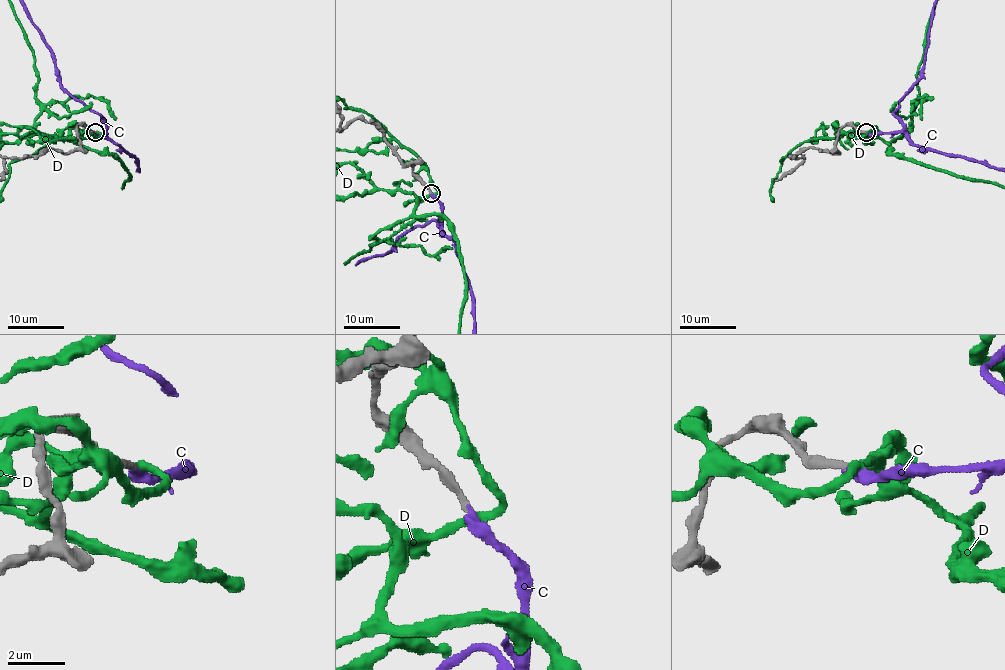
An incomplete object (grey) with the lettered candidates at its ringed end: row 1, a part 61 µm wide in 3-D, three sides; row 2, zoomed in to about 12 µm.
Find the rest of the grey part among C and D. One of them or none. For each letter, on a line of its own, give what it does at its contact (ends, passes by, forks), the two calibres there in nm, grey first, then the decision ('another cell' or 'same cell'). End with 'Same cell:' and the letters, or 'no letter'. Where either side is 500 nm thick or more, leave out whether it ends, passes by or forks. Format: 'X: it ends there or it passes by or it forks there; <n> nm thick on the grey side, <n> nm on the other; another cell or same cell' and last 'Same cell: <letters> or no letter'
C: it ends there; 240 nm thick on the grey side, 400 nm on the other; same cell
D: it passes by; 240 nm thick on the grey side, 280 nm on the other; another cell
Same cell: C

